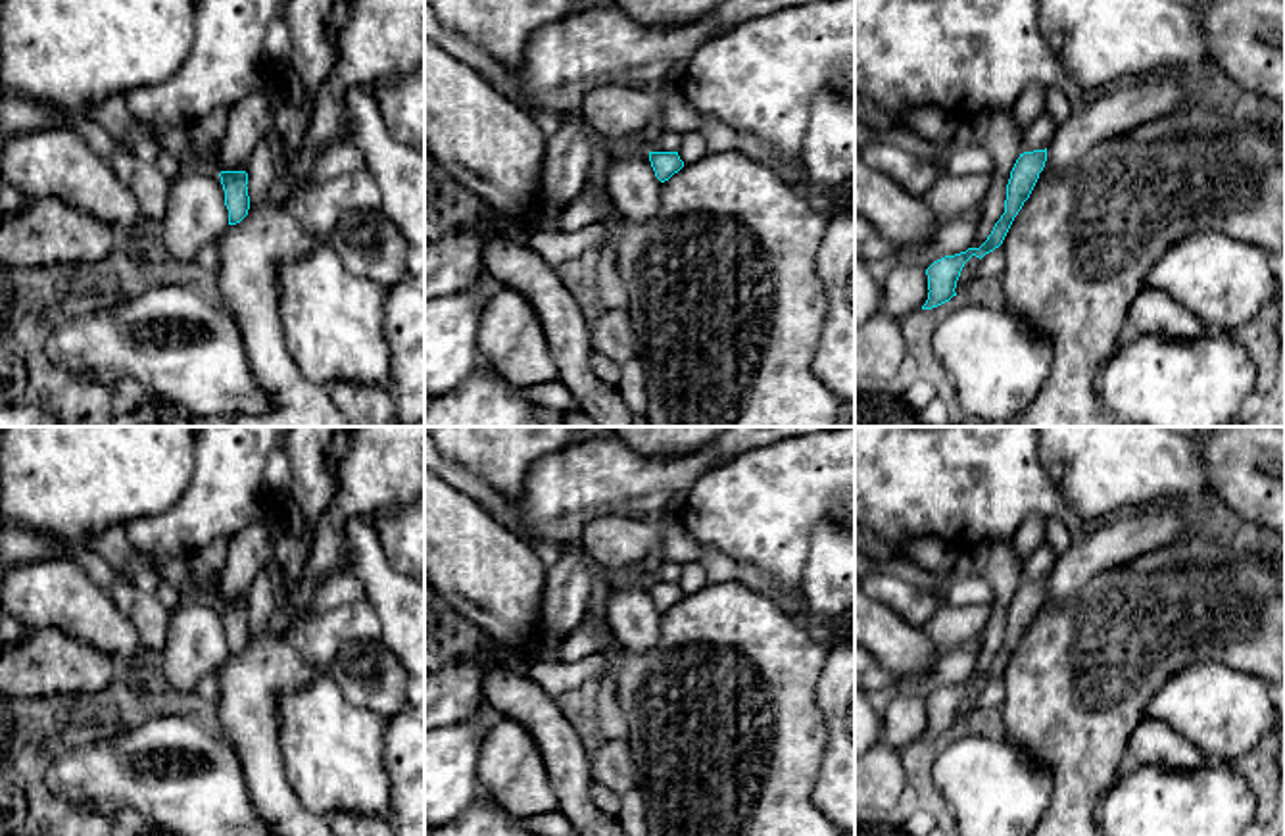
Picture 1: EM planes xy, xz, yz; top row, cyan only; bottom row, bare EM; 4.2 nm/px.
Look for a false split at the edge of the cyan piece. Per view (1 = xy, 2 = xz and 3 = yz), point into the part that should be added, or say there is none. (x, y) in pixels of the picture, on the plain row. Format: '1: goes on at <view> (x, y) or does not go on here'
1: does not go on here
2: does not go on here
3: does not go on here

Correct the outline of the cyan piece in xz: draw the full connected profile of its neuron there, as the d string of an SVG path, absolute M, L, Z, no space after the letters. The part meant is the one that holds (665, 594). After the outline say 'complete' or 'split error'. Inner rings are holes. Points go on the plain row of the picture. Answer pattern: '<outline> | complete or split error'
M649 582L649 592L655 607L665 613L684 598L678 582Z | complete

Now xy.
M221 602L221 615L225 621L225 636L229 640L229 655L240 653L250 640L248 603L246 602Z | complete

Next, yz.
M1047 578L1020 584L1006 615L1005 644L995 653L991 665L980 678L968 678L966 682L945 686L926 700L930 723L922 740L937 738L957 726L955 719L964 694L972 686L982 690L985 684L993 682L1003 675L1014 648L1022 640L1024 632L1030 628L1039 609L1039 603L1045 598L1045 592Z | complete

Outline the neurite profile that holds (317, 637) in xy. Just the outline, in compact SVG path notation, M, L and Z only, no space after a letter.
M359 600L292 621L288 638L305 659L325 671L346 642L376 640L376 619L373 603Z

